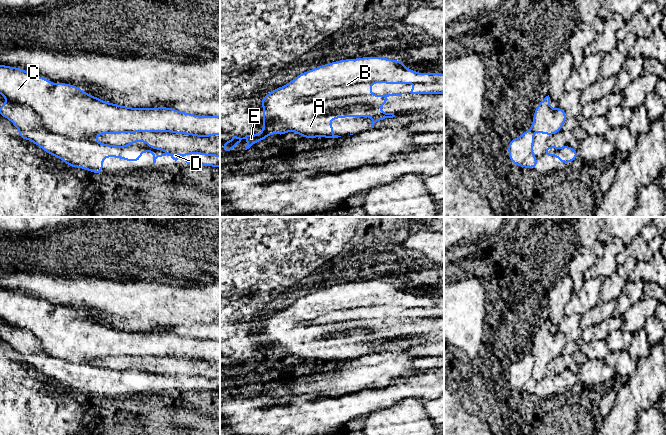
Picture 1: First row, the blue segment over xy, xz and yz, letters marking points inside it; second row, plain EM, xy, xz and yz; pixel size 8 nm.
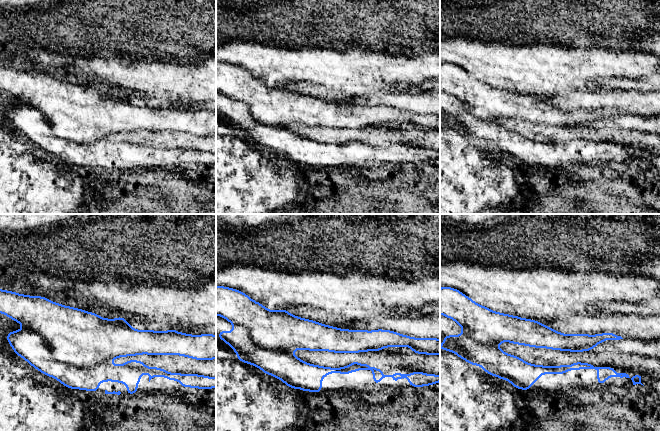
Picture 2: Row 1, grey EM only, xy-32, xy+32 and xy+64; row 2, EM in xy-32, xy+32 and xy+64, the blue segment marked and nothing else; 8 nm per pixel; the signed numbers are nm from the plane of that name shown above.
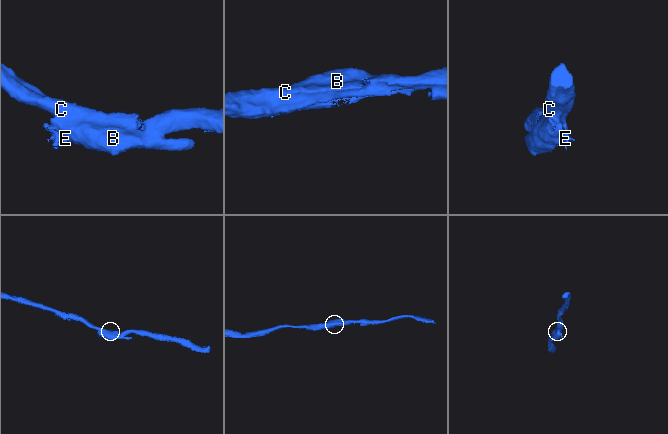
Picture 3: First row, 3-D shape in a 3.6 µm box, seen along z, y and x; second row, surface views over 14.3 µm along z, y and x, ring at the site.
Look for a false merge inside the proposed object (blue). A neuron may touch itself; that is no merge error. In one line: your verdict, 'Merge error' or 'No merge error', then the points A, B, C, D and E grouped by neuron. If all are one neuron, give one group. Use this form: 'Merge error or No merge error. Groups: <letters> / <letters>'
No merge error. Groups: A B C D E

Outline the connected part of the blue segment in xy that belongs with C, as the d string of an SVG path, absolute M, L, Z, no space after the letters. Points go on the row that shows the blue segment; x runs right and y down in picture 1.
M0 65L0 94L6 99L6 104L0 106L0 115L9 119L18 128L18 138L27 139L38 145L46 153L63 160L70 167L83 168L87 171L101 174L103 172L103 159L106 157L121 158L125 161L139 162L142 152L153 152L153 163L161 156L170 156L175 162L181 156L187 166L212 166L220 167L220 155L205 154L202 152L171 153L161 147L150 146L148 140L133 140L124 146L114 146L99 143L95 140L98 135L135 133L135 132L172 132L207 138L220 135L220 116L198 116L186 112L180 112L174 108L132 108L103 101L93 95L88 95L81 88L72 84L54 83L50 80L31 74L24 69Z

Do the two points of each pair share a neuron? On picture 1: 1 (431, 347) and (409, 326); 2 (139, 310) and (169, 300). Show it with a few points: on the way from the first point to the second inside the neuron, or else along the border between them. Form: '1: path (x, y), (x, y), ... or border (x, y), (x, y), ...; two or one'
1: path (431, 338), (431, 333), (426, 328), (418, 327); one
2: path (146, 303), (162, 303); one

